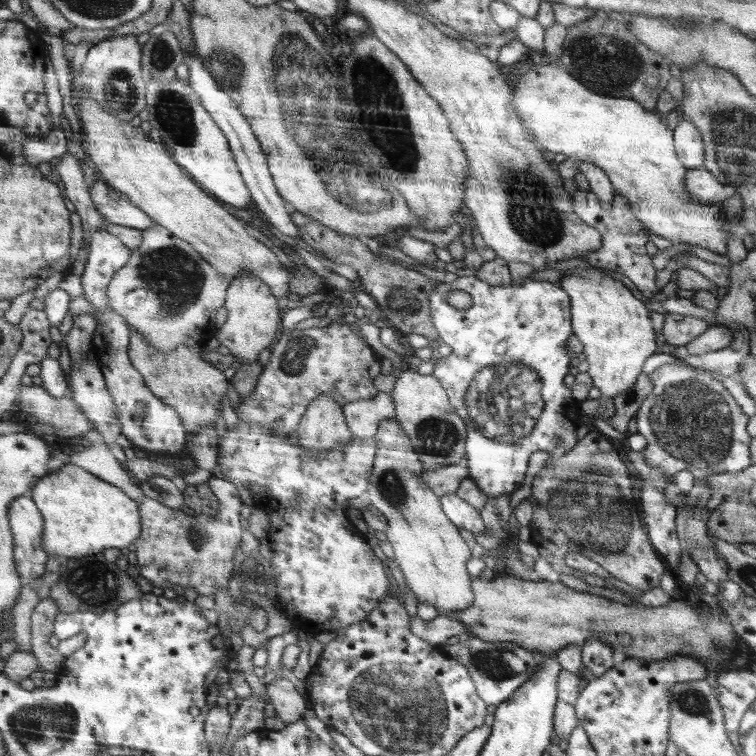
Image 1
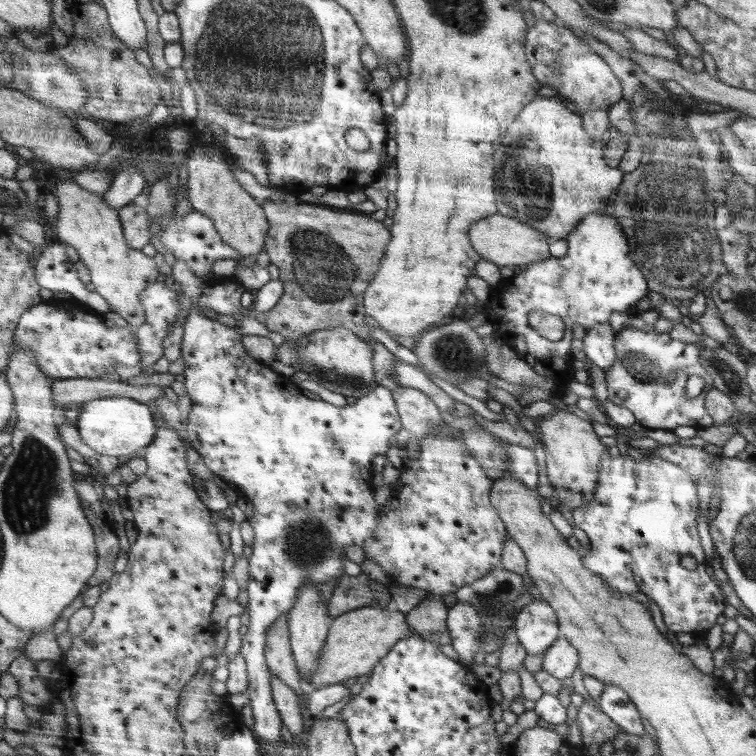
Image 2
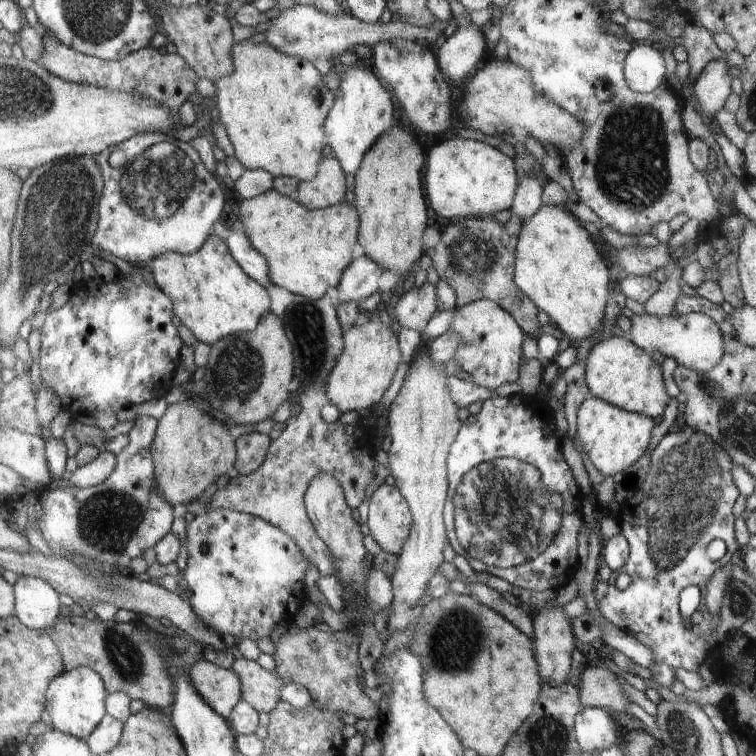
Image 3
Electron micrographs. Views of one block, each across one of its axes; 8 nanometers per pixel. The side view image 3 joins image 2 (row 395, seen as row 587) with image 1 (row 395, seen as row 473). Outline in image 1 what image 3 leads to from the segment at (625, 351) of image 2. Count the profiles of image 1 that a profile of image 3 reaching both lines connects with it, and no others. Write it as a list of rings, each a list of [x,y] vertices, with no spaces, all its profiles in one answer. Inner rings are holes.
[[[664,364],[648,374],[653,390],[643,401],[638,413],[637,434],[642,434],[648,441],[648,446],[642,450],[646,464],[652,469],[665,471],[666,477],[674,477],[677,472],[688,470],[694,479],[706,479],[711,476],[740,472],[753,464],[750,450],[750,436],[746,432],[748,418],[740,410],[728,389],[721,381],[715,379],[710,370],[682,364]]]

